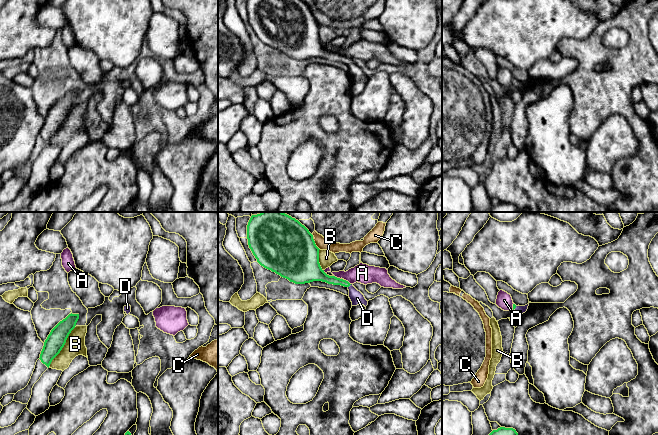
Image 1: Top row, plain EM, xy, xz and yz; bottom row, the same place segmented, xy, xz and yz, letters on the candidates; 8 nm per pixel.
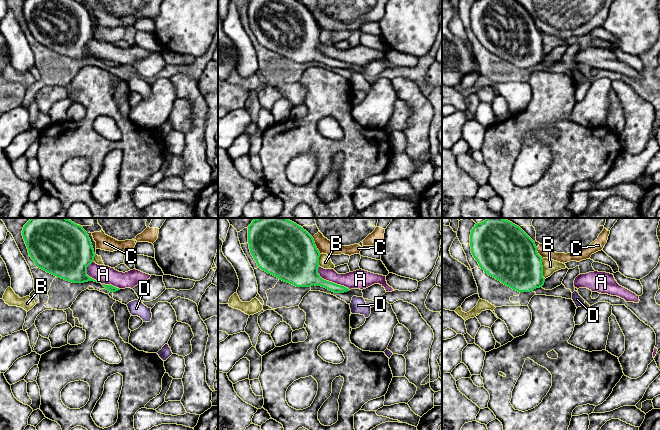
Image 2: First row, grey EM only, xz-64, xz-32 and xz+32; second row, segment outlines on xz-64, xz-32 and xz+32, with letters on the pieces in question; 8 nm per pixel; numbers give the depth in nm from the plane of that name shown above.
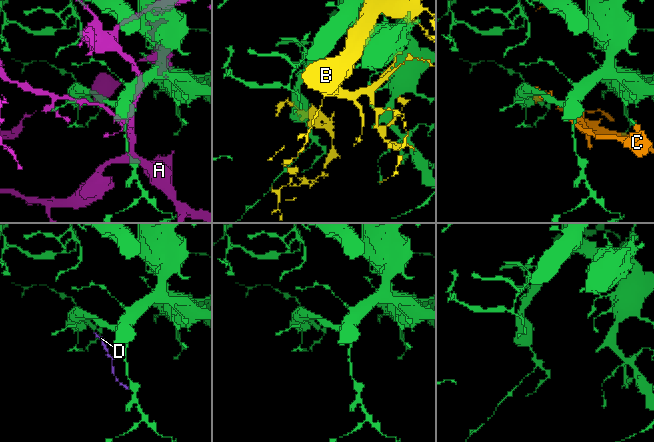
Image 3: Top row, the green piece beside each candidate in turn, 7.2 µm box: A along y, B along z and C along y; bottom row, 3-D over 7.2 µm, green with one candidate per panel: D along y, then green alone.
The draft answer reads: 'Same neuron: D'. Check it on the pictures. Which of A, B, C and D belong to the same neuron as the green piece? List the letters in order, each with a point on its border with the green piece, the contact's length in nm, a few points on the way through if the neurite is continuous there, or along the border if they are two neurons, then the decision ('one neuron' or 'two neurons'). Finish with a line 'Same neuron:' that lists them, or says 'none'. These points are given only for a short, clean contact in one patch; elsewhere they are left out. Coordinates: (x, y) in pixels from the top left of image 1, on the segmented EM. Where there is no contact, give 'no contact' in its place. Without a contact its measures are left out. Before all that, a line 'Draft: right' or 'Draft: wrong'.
Draft: right
A: meets green in xz at (336, 277); contact 70 nm long; two neurons
B: meets green in xy at (63, 346); contact 380 nm long; two neurons
C: meets green in xz at (315, 244); contact 110 nm long; two neurons
D: meets green in xz at (349, 285); contact 40 nm long; runs through xz (320, 275), (349, 285), (357, 298); one neuron
Same neuron: D

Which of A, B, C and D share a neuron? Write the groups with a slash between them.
A / B / C / D

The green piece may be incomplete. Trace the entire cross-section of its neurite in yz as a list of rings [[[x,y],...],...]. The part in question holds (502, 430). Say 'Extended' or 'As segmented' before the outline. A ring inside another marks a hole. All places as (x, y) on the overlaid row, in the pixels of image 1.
As segmented. [[[500,427],[497,430],[493,430],[489,435],[518,435],[515,429]]]

